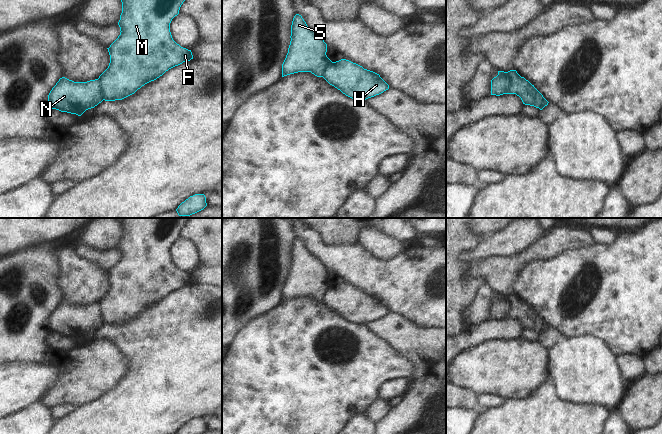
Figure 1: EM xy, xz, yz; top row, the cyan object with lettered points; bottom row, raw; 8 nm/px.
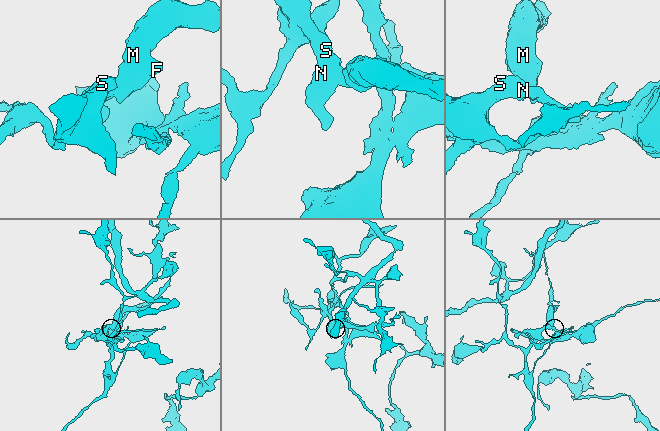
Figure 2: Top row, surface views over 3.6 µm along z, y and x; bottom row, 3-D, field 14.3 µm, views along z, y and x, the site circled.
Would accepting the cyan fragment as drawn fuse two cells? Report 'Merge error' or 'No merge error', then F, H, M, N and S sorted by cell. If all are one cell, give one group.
Merge error. Groups: F H M / N S.

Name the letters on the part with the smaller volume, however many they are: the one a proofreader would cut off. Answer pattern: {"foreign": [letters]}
{"foreign": ["F", "H", "M"]}

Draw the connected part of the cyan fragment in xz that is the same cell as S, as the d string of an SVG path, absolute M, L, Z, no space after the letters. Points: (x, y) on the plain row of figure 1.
M296 238L293 242L290 262L288 277L282 288L282 301L298 296L311 296L317 301L323 301L324 294L332 288L332 285L326 279L327 268L307 250L299 238Z

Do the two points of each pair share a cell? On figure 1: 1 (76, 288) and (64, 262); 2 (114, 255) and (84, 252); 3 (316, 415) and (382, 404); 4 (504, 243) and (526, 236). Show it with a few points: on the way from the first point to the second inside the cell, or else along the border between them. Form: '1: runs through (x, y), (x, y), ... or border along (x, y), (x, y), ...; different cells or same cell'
1: runs through (76, 282), (76, 274), (70, 268); same cell
2: runs through (107, 256), (91, 254); same cell
3: border along (377, 397), (364, 412); different cells
4: runs through (509, 242), (517, 236), (521, 236); same cell

